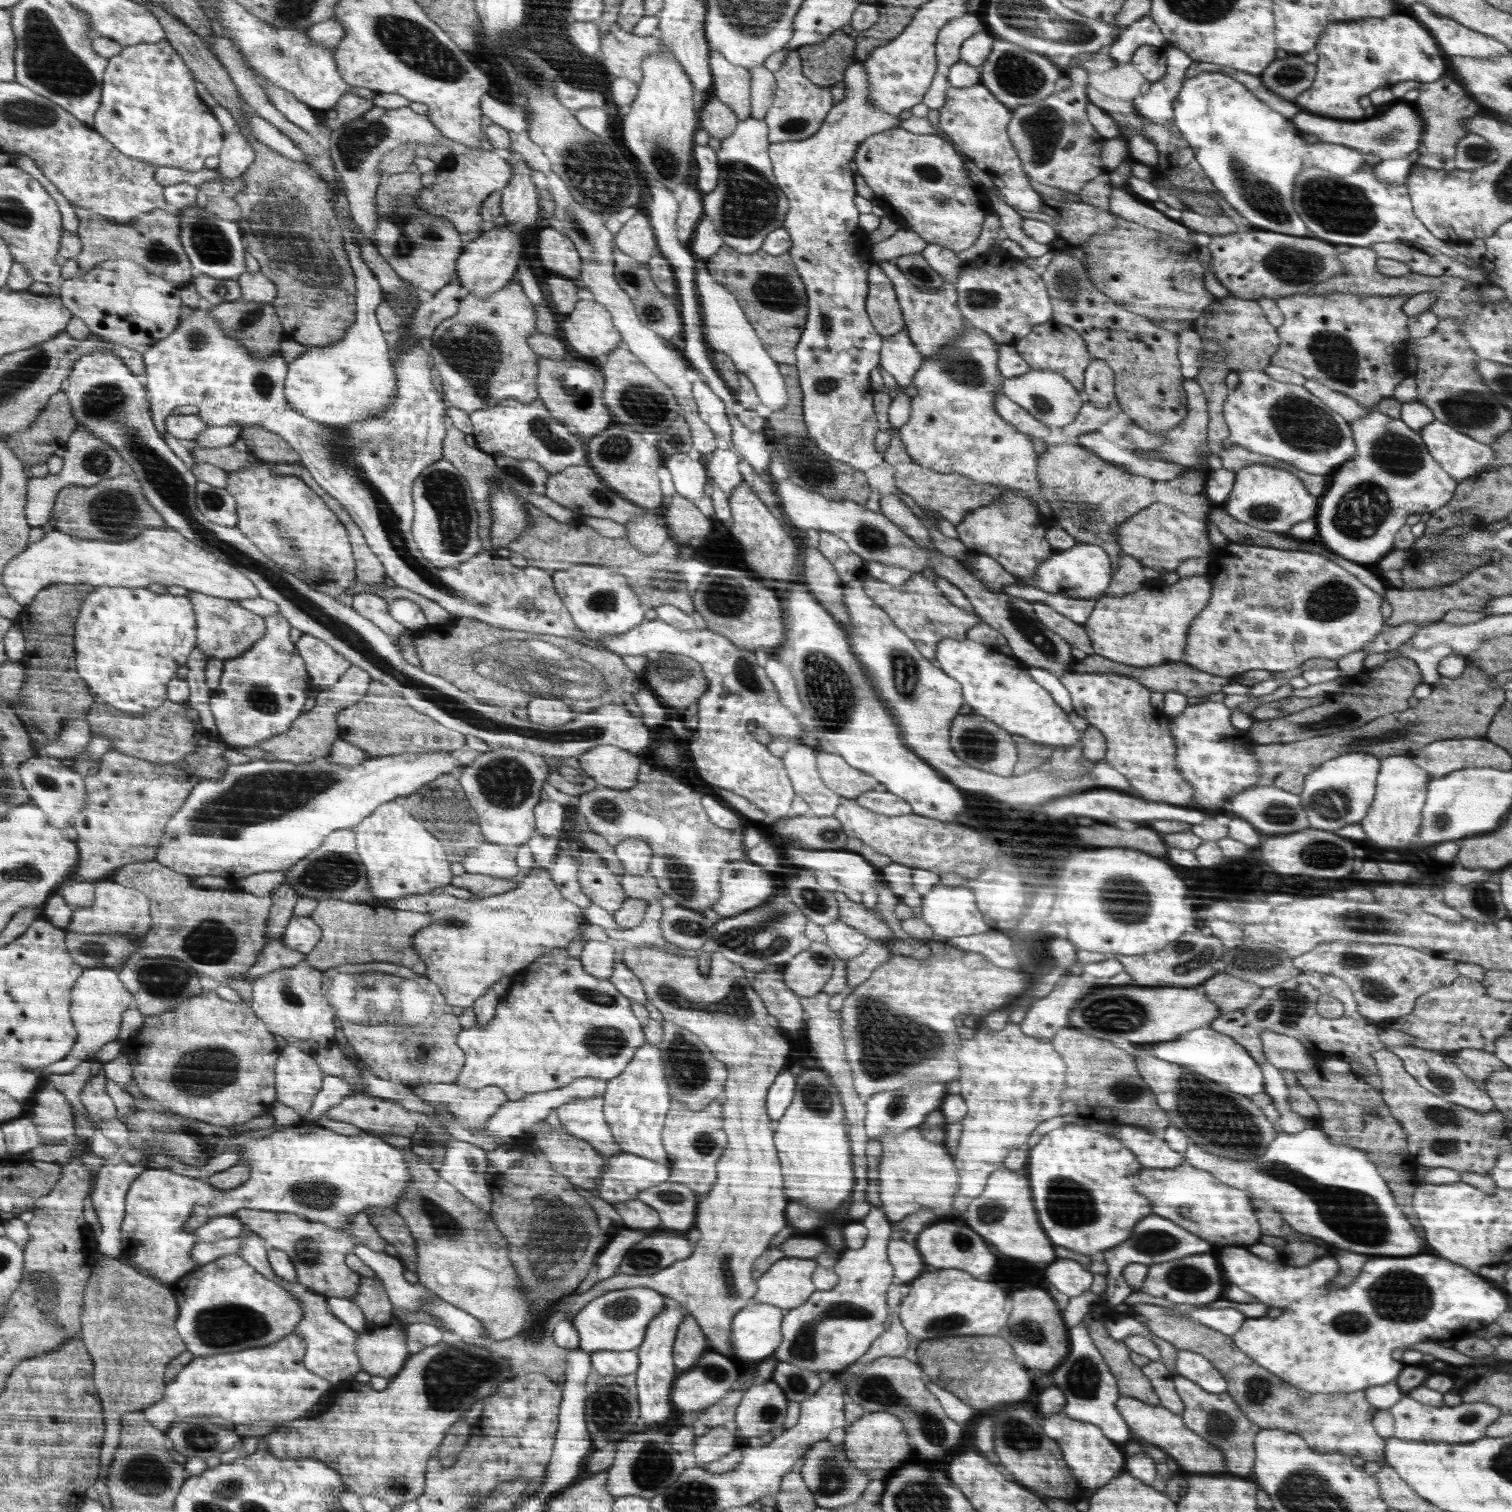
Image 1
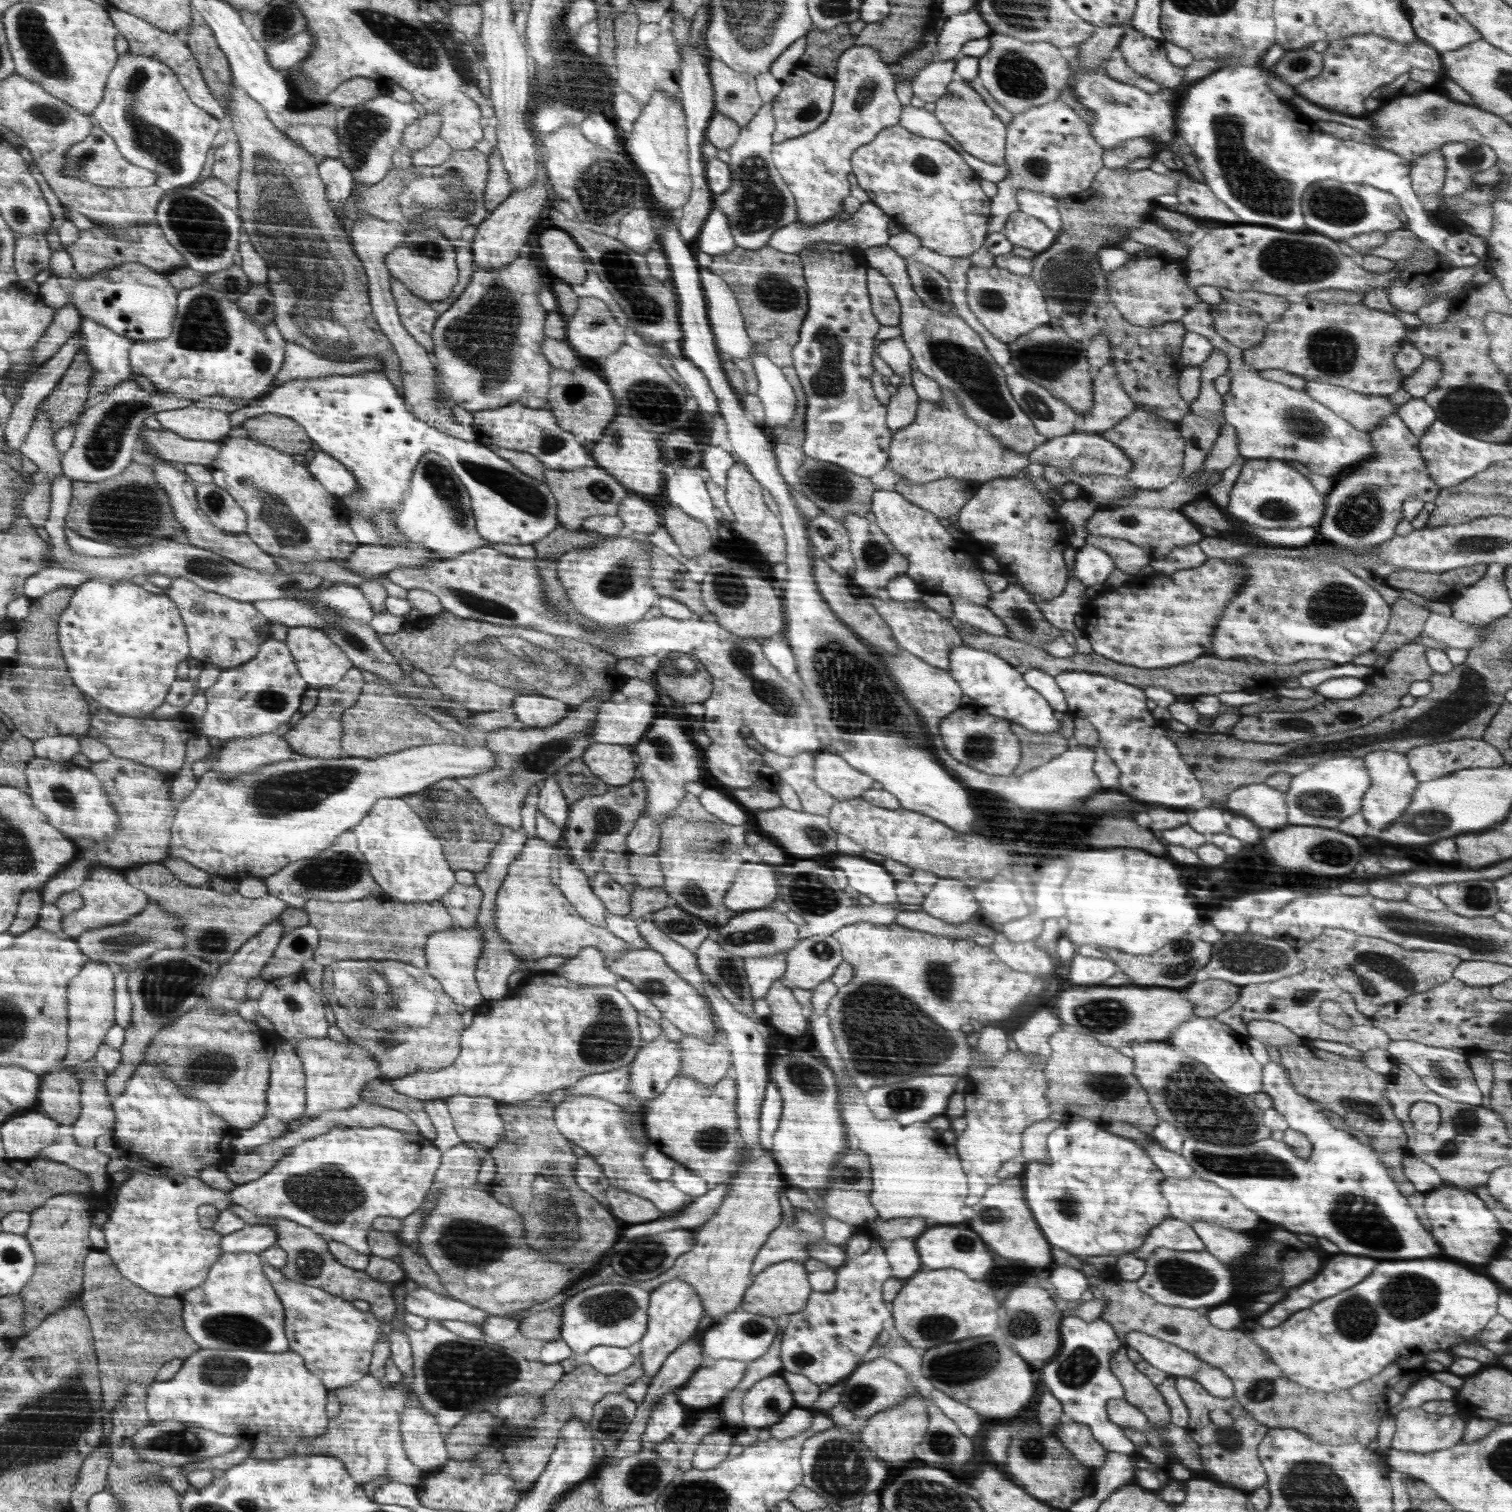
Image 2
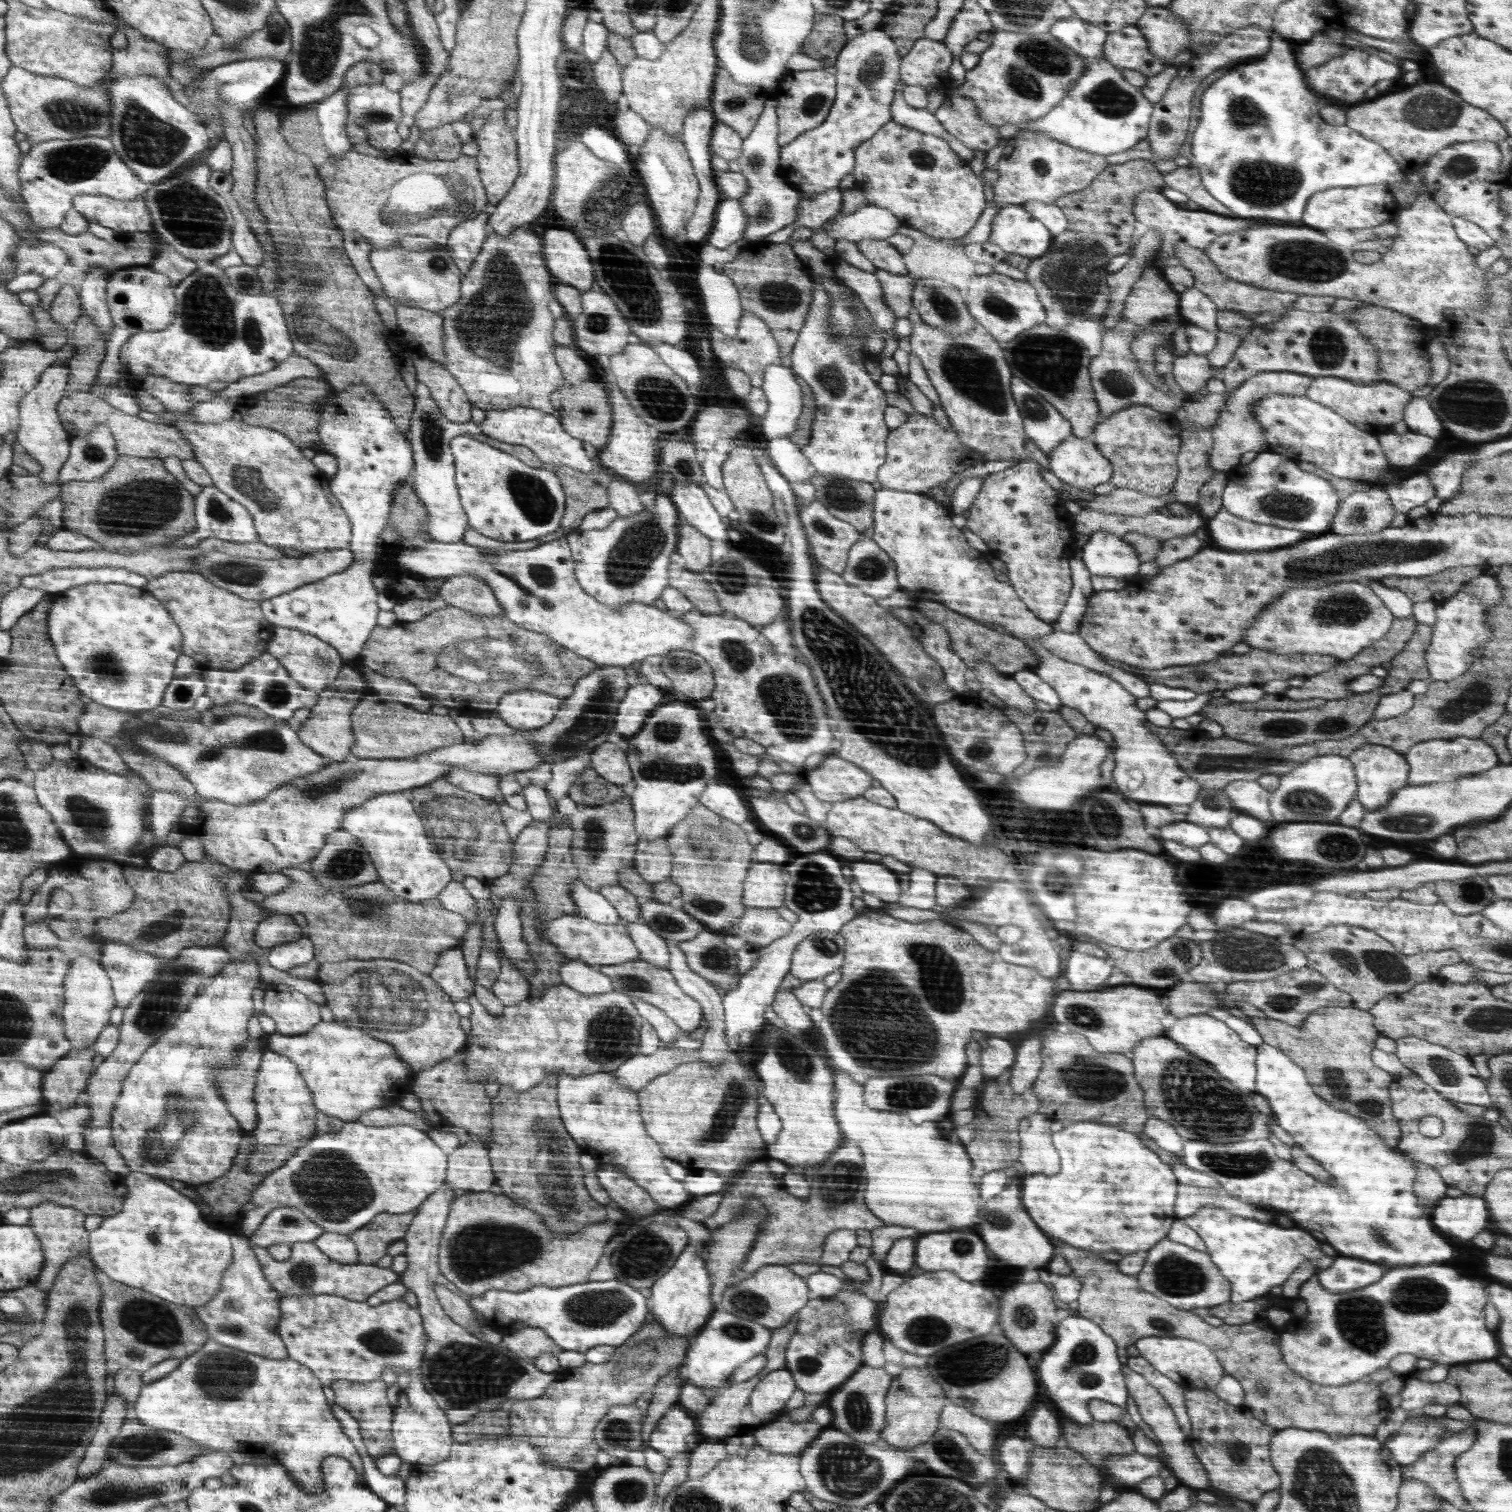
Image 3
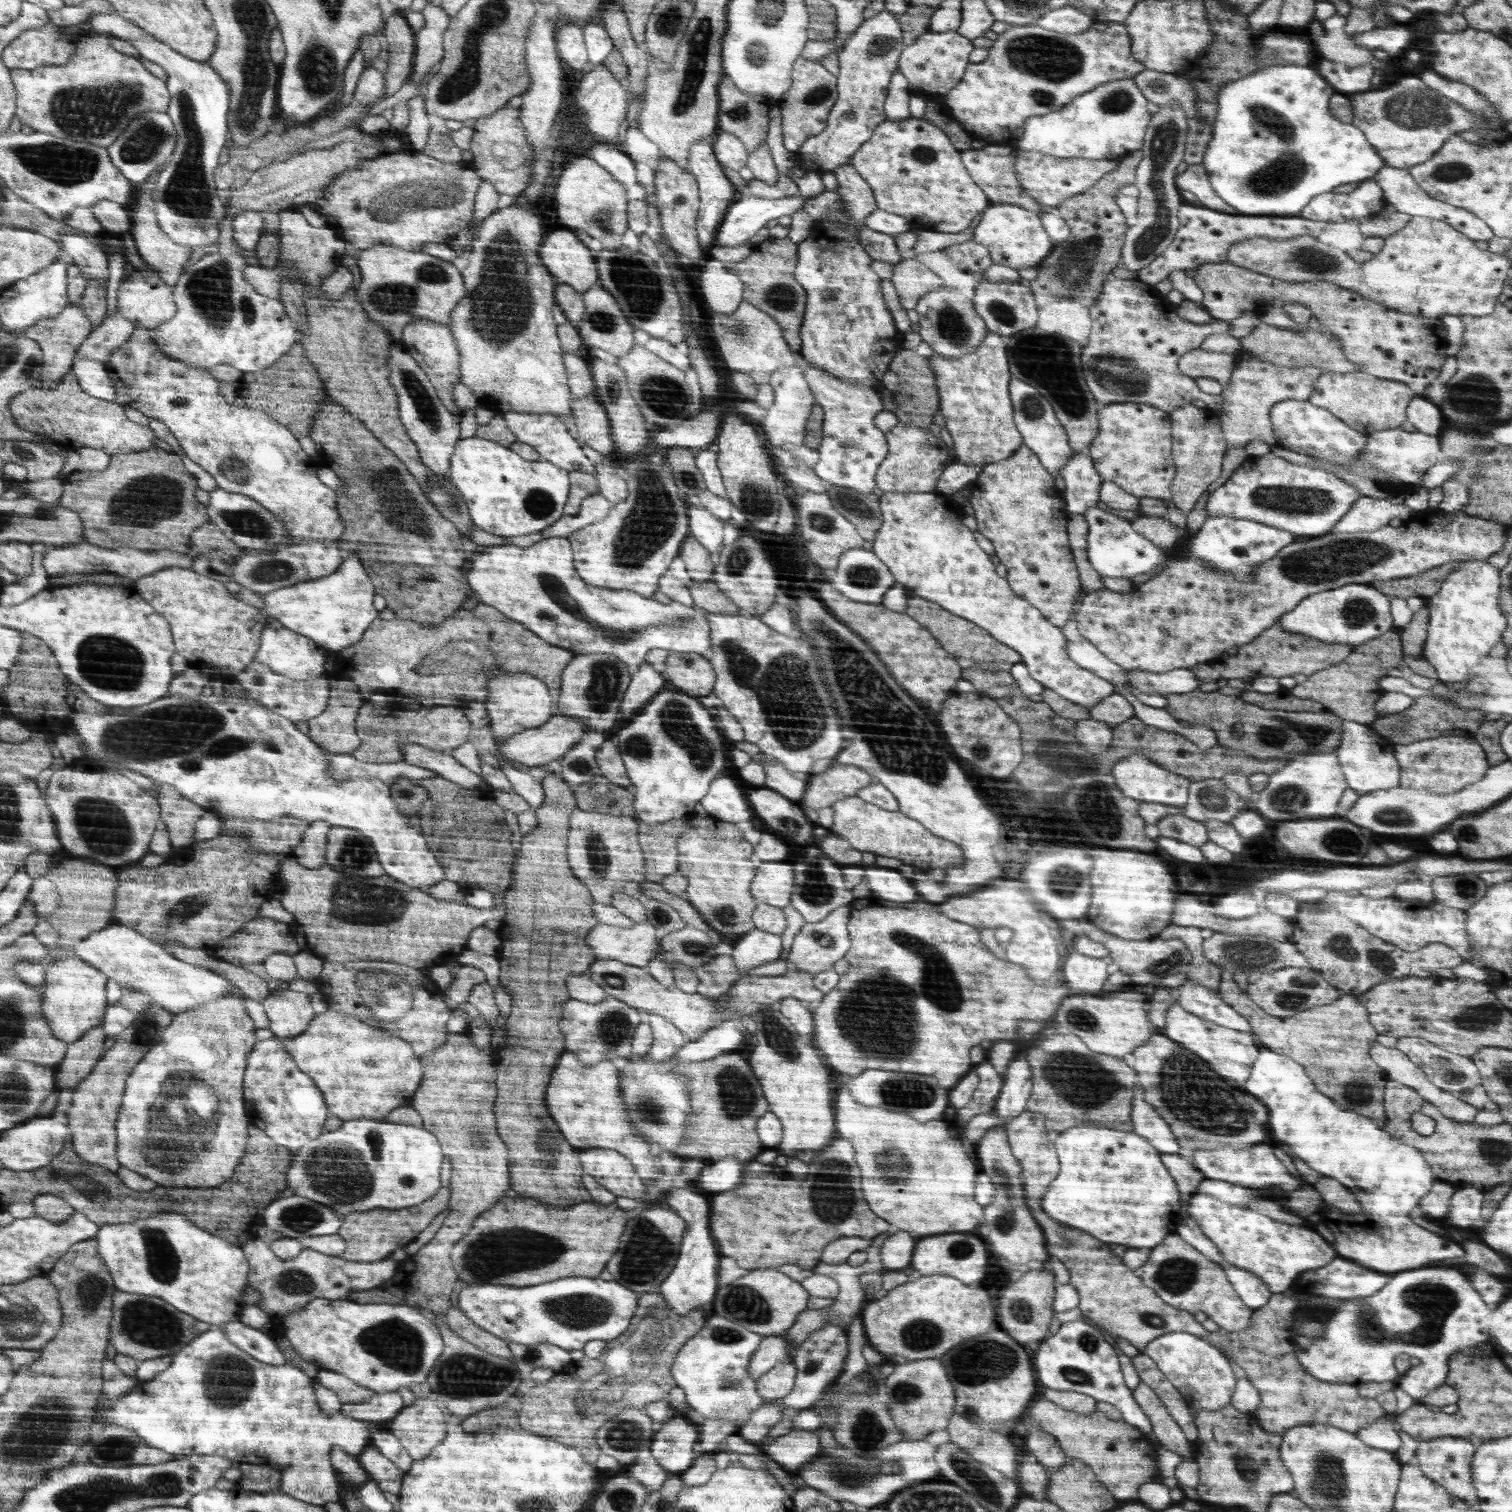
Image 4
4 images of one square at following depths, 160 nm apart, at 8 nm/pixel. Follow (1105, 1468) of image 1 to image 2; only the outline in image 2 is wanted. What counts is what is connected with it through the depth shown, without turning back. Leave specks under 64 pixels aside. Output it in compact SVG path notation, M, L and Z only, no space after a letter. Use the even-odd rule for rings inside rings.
M1063 1419L1055 1430L1054 1436L1073 1452L1074 1458L1094 1472L1098 1472L1107 1459L1108 1448L1100 1444L1090 1432L1087 1424L1080 1424L1069 1419Z

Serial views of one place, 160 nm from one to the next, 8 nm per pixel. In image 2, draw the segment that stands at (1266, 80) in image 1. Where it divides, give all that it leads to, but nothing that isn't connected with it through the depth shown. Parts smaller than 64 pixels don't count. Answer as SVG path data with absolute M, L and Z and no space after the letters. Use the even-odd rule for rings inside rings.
M1312 46L1285 51L1283 58L1271 70L1275 72L1276 78L1295 88L1298 84L1321 73L1322 55L1321 52L1314 51Z

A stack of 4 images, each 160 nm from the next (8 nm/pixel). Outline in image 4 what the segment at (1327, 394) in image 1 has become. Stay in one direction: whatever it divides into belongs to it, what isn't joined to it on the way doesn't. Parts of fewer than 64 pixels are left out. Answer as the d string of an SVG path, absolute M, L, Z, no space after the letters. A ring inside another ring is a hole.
M1322 371L1315 382L1309 402L1312 405L1326 408L1350 428L1371 435L1381 430L1402 426L1407 420L1408 404L1415 397L1415 392L1407 384L1381 379L1364 371L1351 373Z

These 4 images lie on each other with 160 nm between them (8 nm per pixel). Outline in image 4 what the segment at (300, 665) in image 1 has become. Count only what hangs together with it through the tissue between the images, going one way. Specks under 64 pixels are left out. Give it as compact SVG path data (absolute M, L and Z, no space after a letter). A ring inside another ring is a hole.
M256 660L246 670L234 674L232 678L223 679L240 683L250 698L271 709L273 713L279 713L280 716L287 717L293 723L303 719L308 721L314 719L315 716L322 715L327 703L330 702L329 675L319 679L308 679L305 683L300 683L299 680L274 672L271 668L268 668L267 664Z

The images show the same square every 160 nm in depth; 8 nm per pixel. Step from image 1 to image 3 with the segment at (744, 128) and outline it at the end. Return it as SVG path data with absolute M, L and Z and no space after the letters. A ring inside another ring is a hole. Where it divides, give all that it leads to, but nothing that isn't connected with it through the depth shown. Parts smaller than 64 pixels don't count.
M773 95L767 99L763 114L755 130L743 139L743 152L736 160L740 167L740 174L748 181L748 192L746 196L739 199L741 209L747 218L747 225L742 239L747 242L764 242L764 238L782 230L798 220L799 193L797 188L788 185L781 175L782 165L779 163L779 154L782 146L779 144L779 117L777 102Z

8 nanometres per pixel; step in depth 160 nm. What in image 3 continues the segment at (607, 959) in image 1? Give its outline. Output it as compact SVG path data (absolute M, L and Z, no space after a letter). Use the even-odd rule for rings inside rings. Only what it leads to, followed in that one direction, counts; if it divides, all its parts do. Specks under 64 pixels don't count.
M568 960L560 967L563 984L586 996L612 991L612 981L601 970L594 970L590 964L581 960Z

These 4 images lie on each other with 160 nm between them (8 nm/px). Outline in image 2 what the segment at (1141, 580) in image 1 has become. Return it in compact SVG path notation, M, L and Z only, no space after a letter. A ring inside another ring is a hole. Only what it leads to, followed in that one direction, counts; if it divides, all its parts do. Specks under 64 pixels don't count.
M1088 534L1085 541L1086 545L1106 551L1114 561L1116 568L1129 575L1140 574L1140 570L1148 565L1151 560L1142 548L1138 548L1122 539Z

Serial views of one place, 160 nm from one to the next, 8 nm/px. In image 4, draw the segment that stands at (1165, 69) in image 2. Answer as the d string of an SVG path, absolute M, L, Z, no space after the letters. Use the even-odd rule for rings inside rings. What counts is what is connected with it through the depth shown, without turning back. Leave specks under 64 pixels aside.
M1094 21L1091 27L1083 33L1077 35L1067 35L1056 31L1051 31L1042 28L1039 24L1032 23L1031 25L1016 26L1011 25L1003 33L998 34L998 39L993 42L993 45L989 48L988 56L982 61L977 63L970 63L967 71L964 72L964 77L960 82L949 90L942 98L945 104L951 108L952 115L961 124L961 128L965 129L968 134L976 140L982 140L988 145L1012 145L1015 140L1018 140L1025 131L1026 122L1032 116L1044 116L1050 112L1058 112L1061 108L1064 108L1070 101L1076 97L1110 81L1119 81L1122 79L1133 79L1140 72L1143 72L1145 67L1137 60L1134 60L1131 55L1131 37L1128 36L1127 28L1124 23L1110 23Z

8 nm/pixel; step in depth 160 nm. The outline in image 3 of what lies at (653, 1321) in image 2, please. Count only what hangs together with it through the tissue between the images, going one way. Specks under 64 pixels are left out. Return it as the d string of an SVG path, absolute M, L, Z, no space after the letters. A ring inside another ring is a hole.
M688 1244L688 1250L683 1252L678 1262L650 1288L650 1312L669 1335L690 1338L692 1332L702 1330L712 1312L710 1279L711 1273L698 1256L696 1248Z

